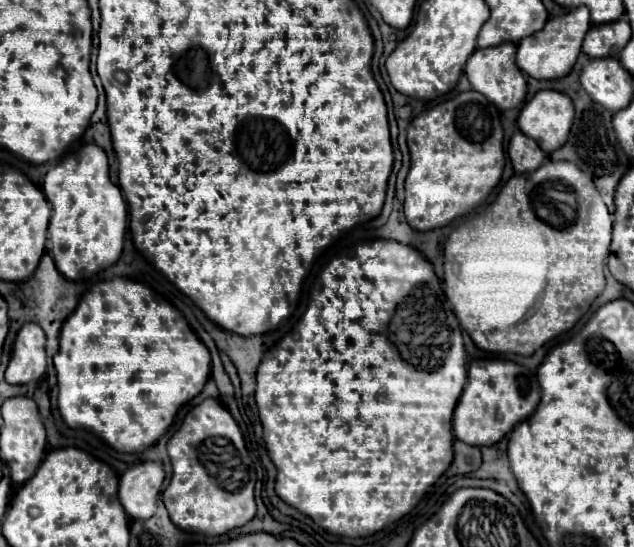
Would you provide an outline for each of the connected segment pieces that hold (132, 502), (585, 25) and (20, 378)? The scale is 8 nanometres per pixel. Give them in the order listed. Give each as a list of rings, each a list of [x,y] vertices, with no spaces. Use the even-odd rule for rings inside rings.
[[[144,461],[130,467],[120,477],[118,497],[124,505],[126,513],[132,519],[148,519],[156,511],[158,493],[162,491],[164,483],[164,469],[160,463]]]
[[[578,7],[566,15],[558,15],[548,19],[542,31],[536,35],[530,35],[528,39],[522,39],[518,43],[518,53],[516,53],[516,65],[530,77],[534,79],[560,79],[566,77],[580,53],[582,39],[586,31],[590,29],[590,13],[588,7]]]
[[[26,323],[16,335],[10,363],[6,367],[6,381],[14,385],[40,379],[46,371],[46,335],[40,325]]]

